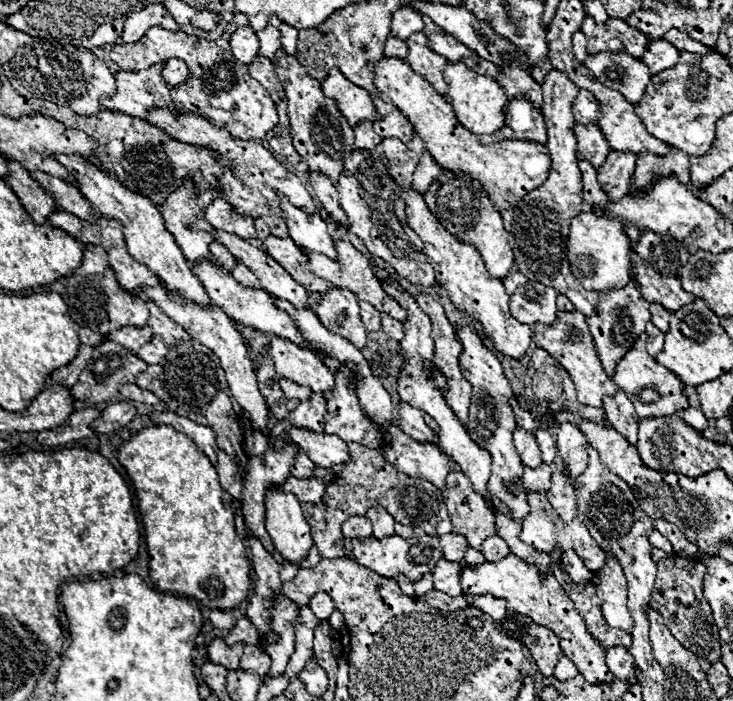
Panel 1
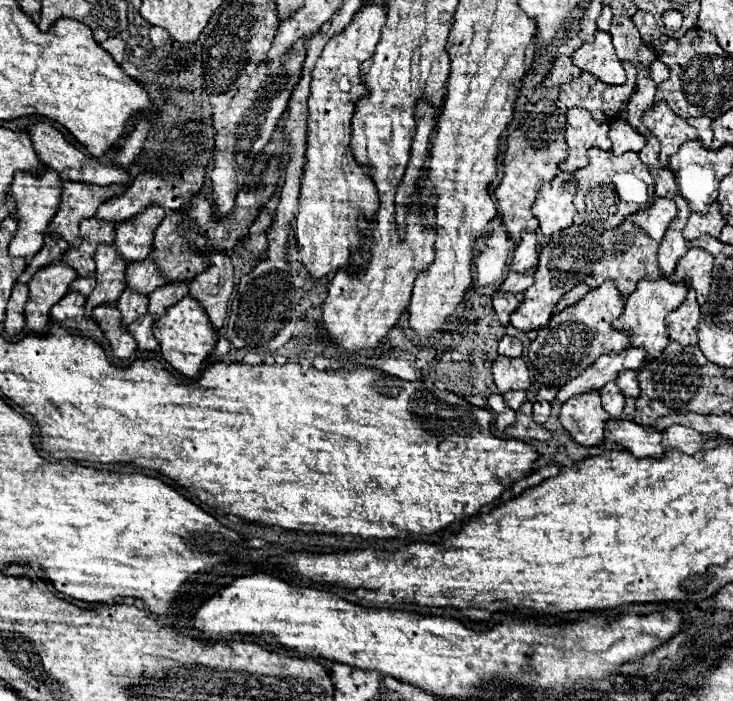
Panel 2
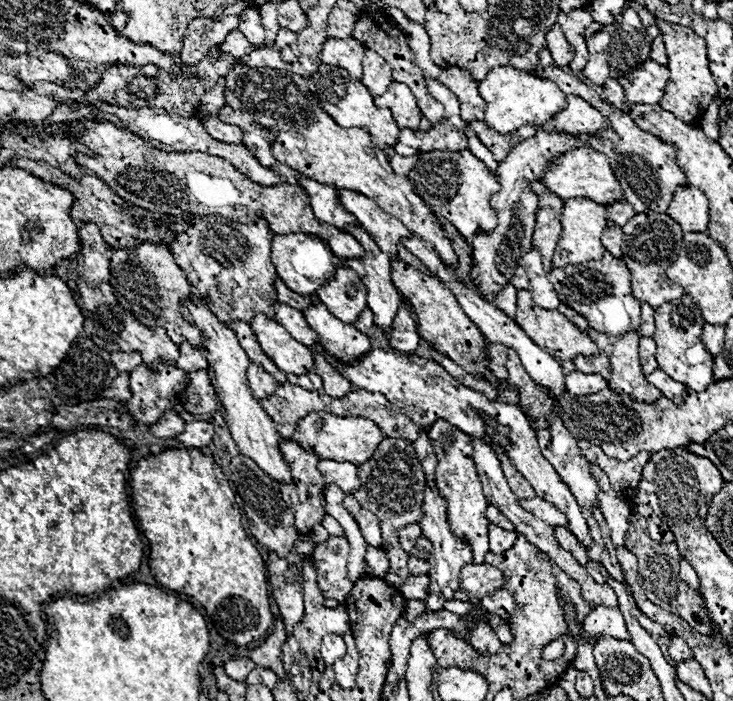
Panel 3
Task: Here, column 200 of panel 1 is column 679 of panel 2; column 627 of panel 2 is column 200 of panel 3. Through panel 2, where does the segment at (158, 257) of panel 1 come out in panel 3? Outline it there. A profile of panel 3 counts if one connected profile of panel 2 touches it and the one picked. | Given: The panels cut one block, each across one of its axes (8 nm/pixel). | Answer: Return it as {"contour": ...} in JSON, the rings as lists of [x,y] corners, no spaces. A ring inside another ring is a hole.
{"contour":[[[194,298],[192,302],[182,302],[180,304],[180,312],[182,316],[190,322],[196,324],[204,336],[204,348],[208,350],[208,372],[210,372],[210,380],[222,400],[224,410],[224,418],[228,422],[230,434],[234,438],[234,442],[238,444],[240,454],[252,458],[272,480],[292,480],[290,476],[290,468],[286,466],[282,454],[278,452],[278,444],[280,444],[280,434],[274,428],[274,422],[270,420],[270,416],[266,414],[266,410],[260,406],[260,402],[252,396],[248,382],[246,382],[246,370],[248,370],[248,356],[244,352],[244,348],[240,346],[240,342],[236,340],[234,332],[228,330],[224,326],[224,322],[220,322],[210,310],[208,306]],[[196,302],[196,304],[194,304]]]}

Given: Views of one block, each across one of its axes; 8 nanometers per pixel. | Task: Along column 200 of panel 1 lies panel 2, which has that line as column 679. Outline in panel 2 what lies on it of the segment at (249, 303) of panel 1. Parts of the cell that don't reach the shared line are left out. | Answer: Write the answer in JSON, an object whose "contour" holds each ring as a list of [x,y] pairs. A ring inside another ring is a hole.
{"contour":[[[690,248],[676,264],[674,280],[690,280],[688,282],[690,290],[696,290],[698,302],[704,302],[708,298],[712,268],[714,268],[714,258],[708,252],[700,248]]]}

